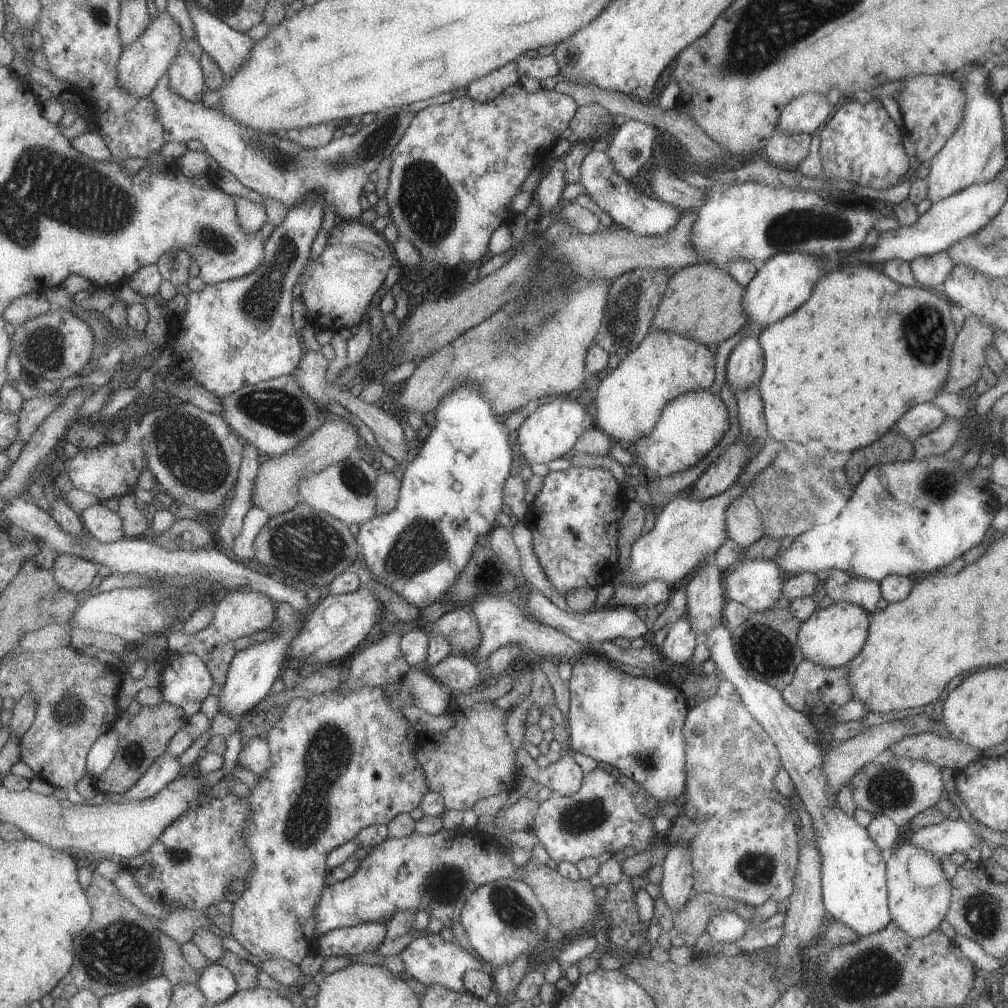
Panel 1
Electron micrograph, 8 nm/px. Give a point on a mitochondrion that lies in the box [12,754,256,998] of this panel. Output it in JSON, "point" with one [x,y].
{"point":[118,956]}

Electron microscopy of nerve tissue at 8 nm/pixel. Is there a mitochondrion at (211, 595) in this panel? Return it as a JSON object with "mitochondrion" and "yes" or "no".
{"mitochondrion":"no"}

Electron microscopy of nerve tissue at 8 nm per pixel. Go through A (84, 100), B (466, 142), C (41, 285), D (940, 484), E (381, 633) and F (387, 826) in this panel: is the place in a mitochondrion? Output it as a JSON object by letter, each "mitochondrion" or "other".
{"A":"other","B":"other","C":"other","D":"mitochondrion","E":"other","F":"other"}

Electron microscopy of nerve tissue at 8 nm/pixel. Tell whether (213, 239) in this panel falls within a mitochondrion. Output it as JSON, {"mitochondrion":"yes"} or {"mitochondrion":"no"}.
{"mitochondrion":"yes"}

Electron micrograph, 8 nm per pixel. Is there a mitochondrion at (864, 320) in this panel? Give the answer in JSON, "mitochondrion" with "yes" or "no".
{"mitochondrion":"no"}

